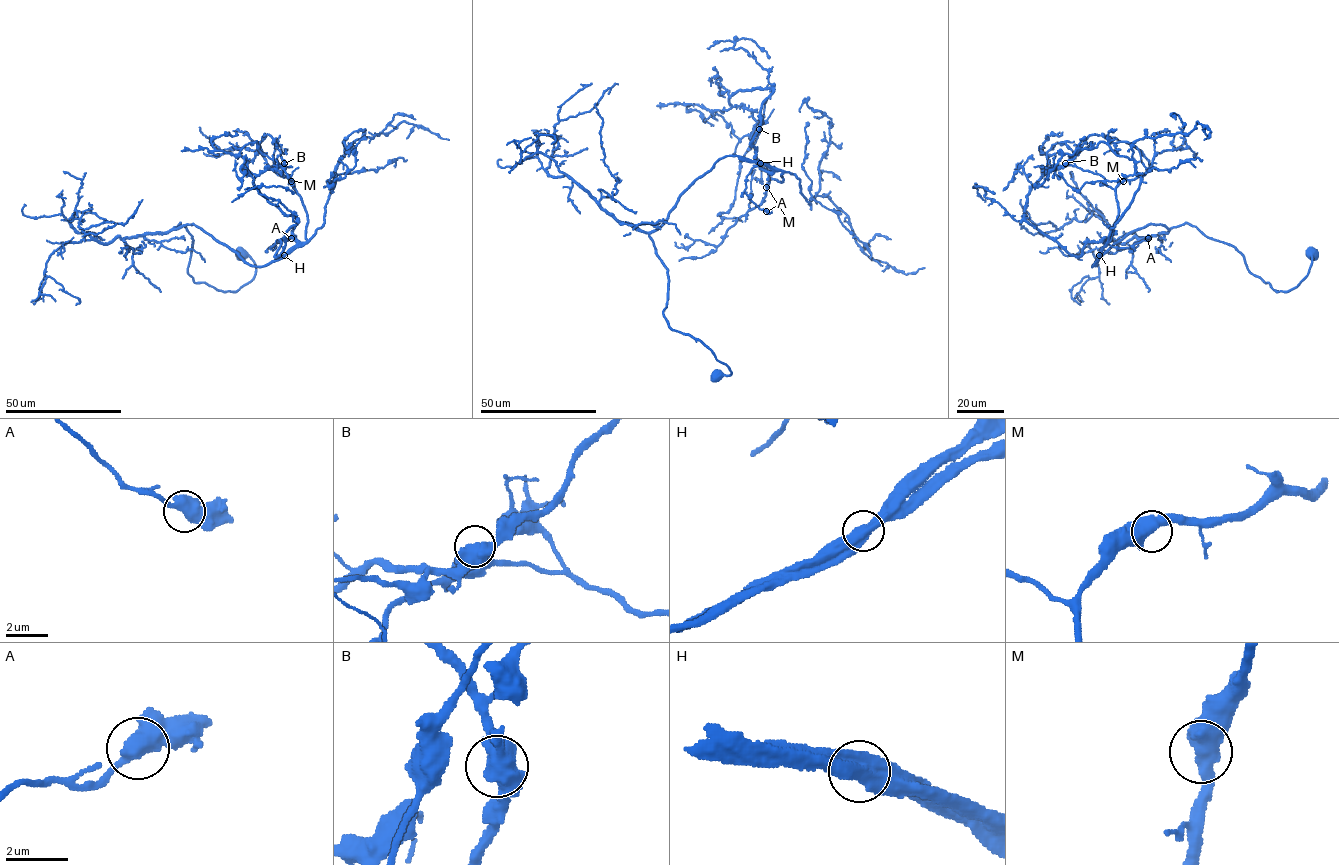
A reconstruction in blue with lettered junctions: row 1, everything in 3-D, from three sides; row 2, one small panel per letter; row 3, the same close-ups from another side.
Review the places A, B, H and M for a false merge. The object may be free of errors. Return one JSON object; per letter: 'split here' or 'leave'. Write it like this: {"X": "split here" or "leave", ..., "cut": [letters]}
{"A": "leave", "B": "leave", "H": "split here", "M": "leave", "cut": ["H"]}

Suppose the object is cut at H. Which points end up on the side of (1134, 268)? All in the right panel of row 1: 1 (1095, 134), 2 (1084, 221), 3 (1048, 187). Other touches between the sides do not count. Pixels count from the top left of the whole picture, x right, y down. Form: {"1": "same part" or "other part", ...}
{"1": "other part", "2": "same part", "3": "same part"}

